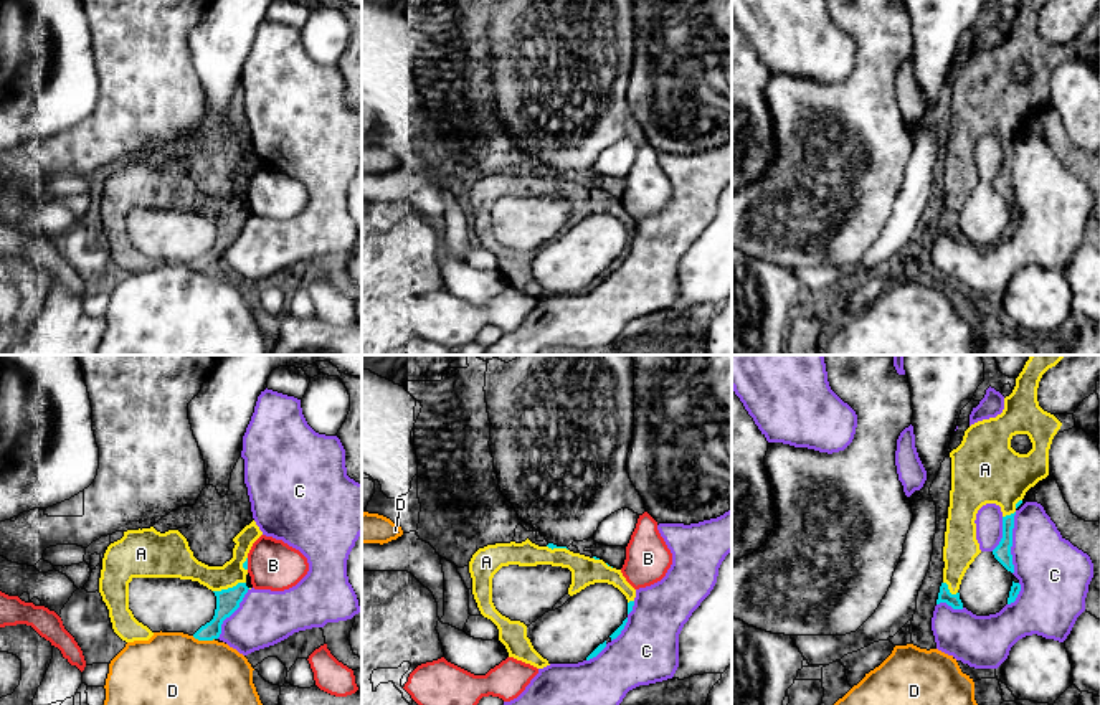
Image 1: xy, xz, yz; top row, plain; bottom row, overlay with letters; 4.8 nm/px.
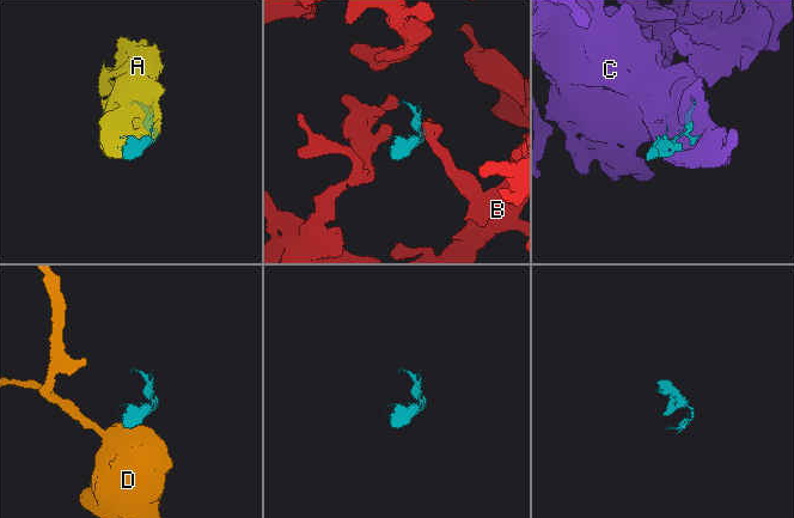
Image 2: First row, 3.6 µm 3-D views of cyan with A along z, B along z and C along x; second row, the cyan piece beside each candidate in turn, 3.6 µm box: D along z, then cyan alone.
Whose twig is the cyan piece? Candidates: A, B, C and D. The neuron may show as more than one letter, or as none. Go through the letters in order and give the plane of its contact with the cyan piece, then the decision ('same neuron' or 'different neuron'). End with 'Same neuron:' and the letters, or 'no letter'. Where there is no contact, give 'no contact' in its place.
A: xy | same neuron
B: xy | different neuron
C: yz | different neuron
D: xy | different neuron
Same neuron: A

